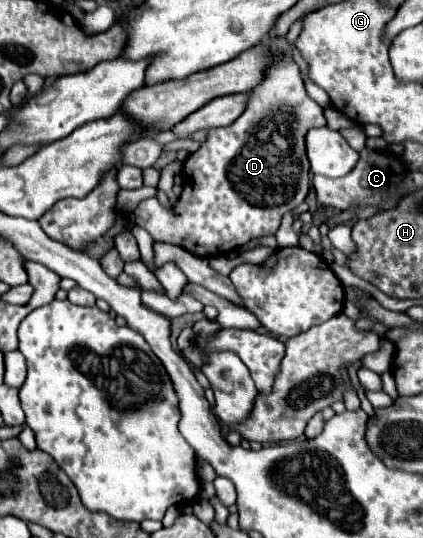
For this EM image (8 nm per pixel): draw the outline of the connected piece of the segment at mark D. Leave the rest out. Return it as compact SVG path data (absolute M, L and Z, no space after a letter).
M295 62L277 64L277 68L273 68L273 72L265 76L265 84L253 90L245 114L241 114L227 128L209 130L203 146L185 160L183 192L177 204L166 208L156 197L147 198L135 208L137 224L145 228L153 236L153 240L181 246L183 250L201 258L225 256L245 246L251 238L275 234L283 214L297 208L309 192L309 162L305 156L305 132L313 126L325 124L327 125L327 120L323 116L323 108L307 96L297 64Z

